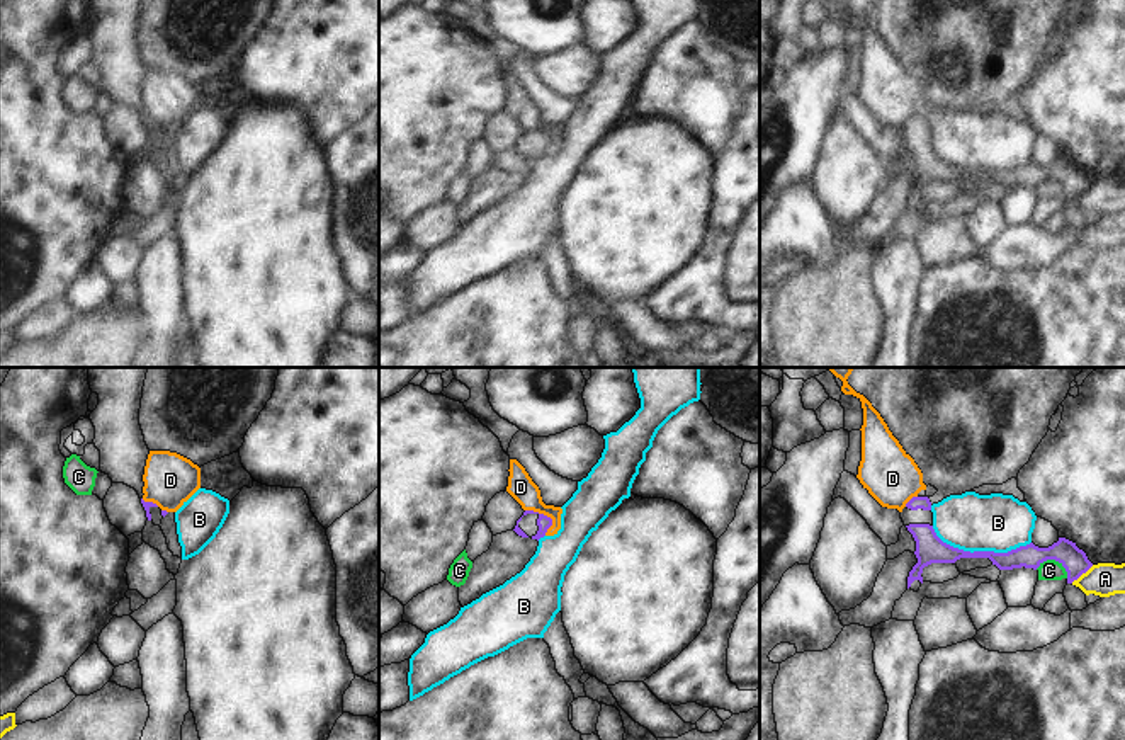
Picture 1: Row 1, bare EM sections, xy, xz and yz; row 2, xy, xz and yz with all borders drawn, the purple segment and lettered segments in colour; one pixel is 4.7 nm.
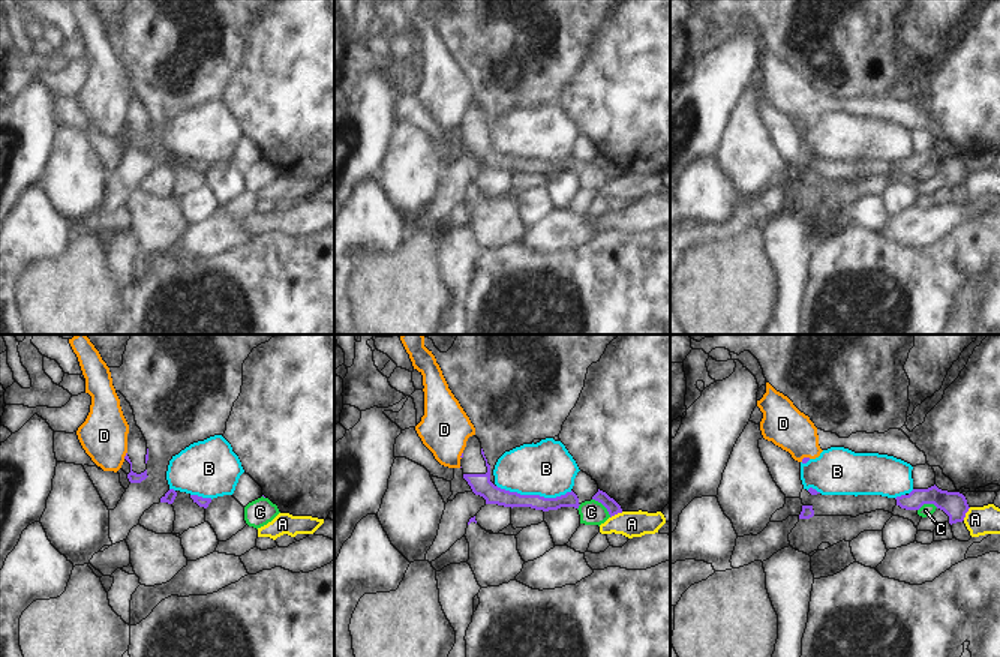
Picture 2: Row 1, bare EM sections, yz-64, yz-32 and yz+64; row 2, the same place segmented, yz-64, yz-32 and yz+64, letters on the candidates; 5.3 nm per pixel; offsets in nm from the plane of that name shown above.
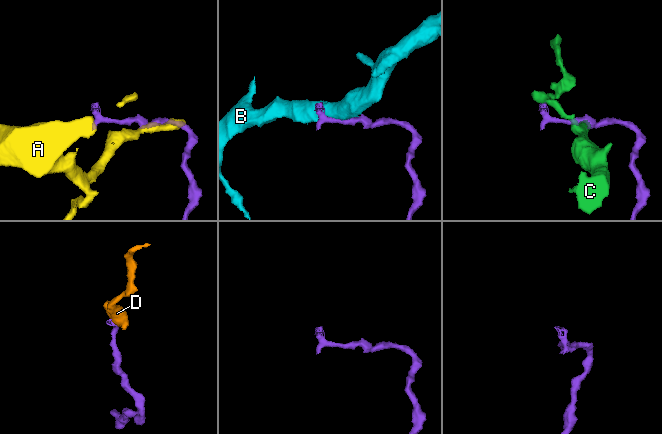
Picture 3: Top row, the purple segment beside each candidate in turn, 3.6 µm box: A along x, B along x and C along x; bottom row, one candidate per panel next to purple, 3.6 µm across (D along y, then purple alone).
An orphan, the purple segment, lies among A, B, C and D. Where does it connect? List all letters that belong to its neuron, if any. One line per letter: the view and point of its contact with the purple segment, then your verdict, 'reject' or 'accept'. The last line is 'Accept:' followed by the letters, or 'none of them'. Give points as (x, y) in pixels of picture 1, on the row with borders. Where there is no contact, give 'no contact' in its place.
A: yz (1081, 574) | reject
B: yz (979, 552) | reject
C: yz (1054, 558) | reject
D: xz (546, 516) | reject
Accept: none of them

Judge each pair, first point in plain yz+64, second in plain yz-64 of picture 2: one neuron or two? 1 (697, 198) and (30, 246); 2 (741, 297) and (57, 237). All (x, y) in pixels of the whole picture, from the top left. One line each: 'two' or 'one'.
1: one
2: two

